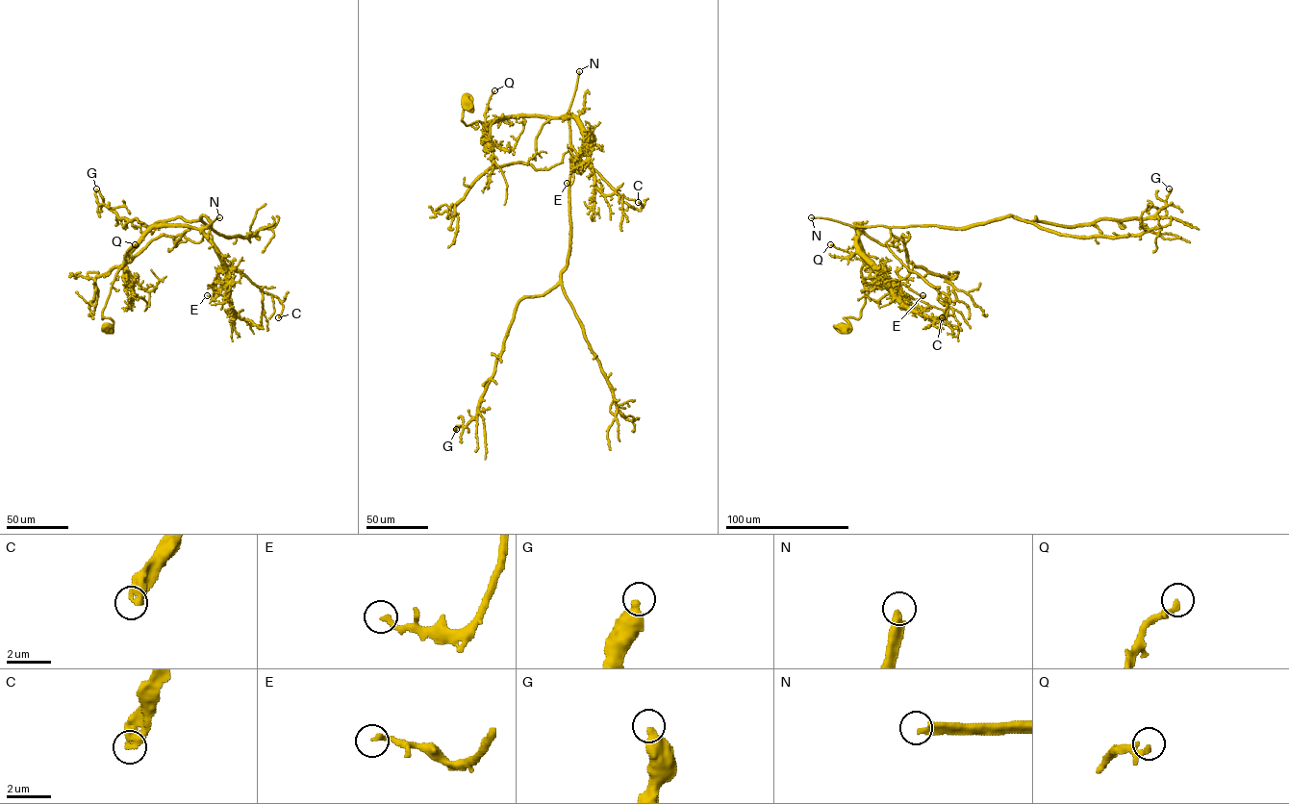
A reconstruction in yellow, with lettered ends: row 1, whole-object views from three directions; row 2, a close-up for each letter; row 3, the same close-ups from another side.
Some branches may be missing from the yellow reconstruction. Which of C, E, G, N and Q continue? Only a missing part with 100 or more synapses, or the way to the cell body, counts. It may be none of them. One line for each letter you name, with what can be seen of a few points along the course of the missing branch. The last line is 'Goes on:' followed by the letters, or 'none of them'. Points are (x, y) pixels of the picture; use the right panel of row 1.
Goes on: N

